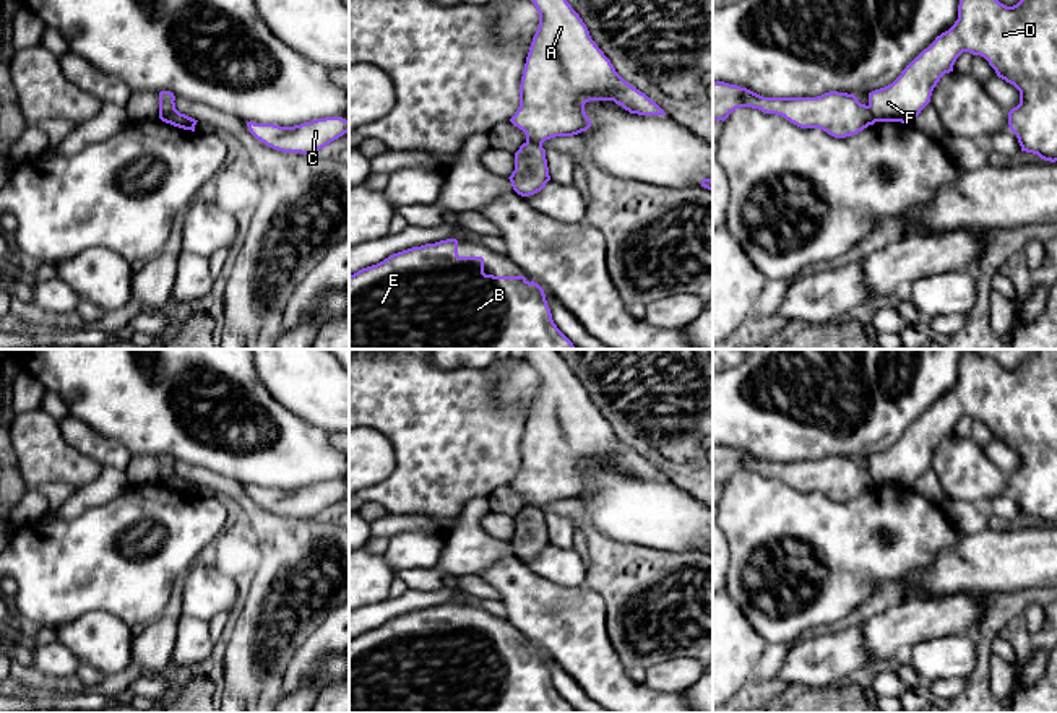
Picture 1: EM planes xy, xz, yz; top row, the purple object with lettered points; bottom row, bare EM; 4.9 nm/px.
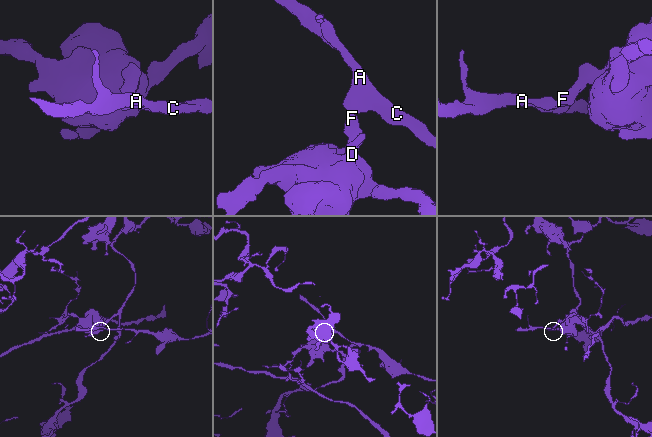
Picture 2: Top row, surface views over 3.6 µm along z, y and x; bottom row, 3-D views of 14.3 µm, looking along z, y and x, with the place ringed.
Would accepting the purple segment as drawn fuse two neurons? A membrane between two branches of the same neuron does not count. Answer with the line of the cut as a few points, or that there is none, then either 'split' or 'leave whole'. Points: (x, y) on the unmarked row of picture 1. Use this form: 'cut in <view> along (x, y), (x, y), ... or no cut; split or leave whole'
cut in xy along (176, 473), (161, 483); split

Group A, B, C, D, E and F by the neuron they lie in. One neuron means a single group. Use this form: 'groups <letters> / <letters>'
groups A C / B D E F

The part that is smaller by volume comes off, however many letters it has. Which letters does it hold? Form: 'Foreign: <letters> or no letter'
Foreign: A, C

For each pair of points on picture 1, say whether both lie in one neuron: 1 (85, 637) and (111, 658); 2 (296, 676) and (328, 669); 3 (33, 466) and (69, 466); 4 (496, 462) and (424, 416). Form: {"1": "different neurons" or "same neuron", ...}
{"1": "same neuron", "2": "different neurons", "3": "same neuron", "4": "same neuron"}

